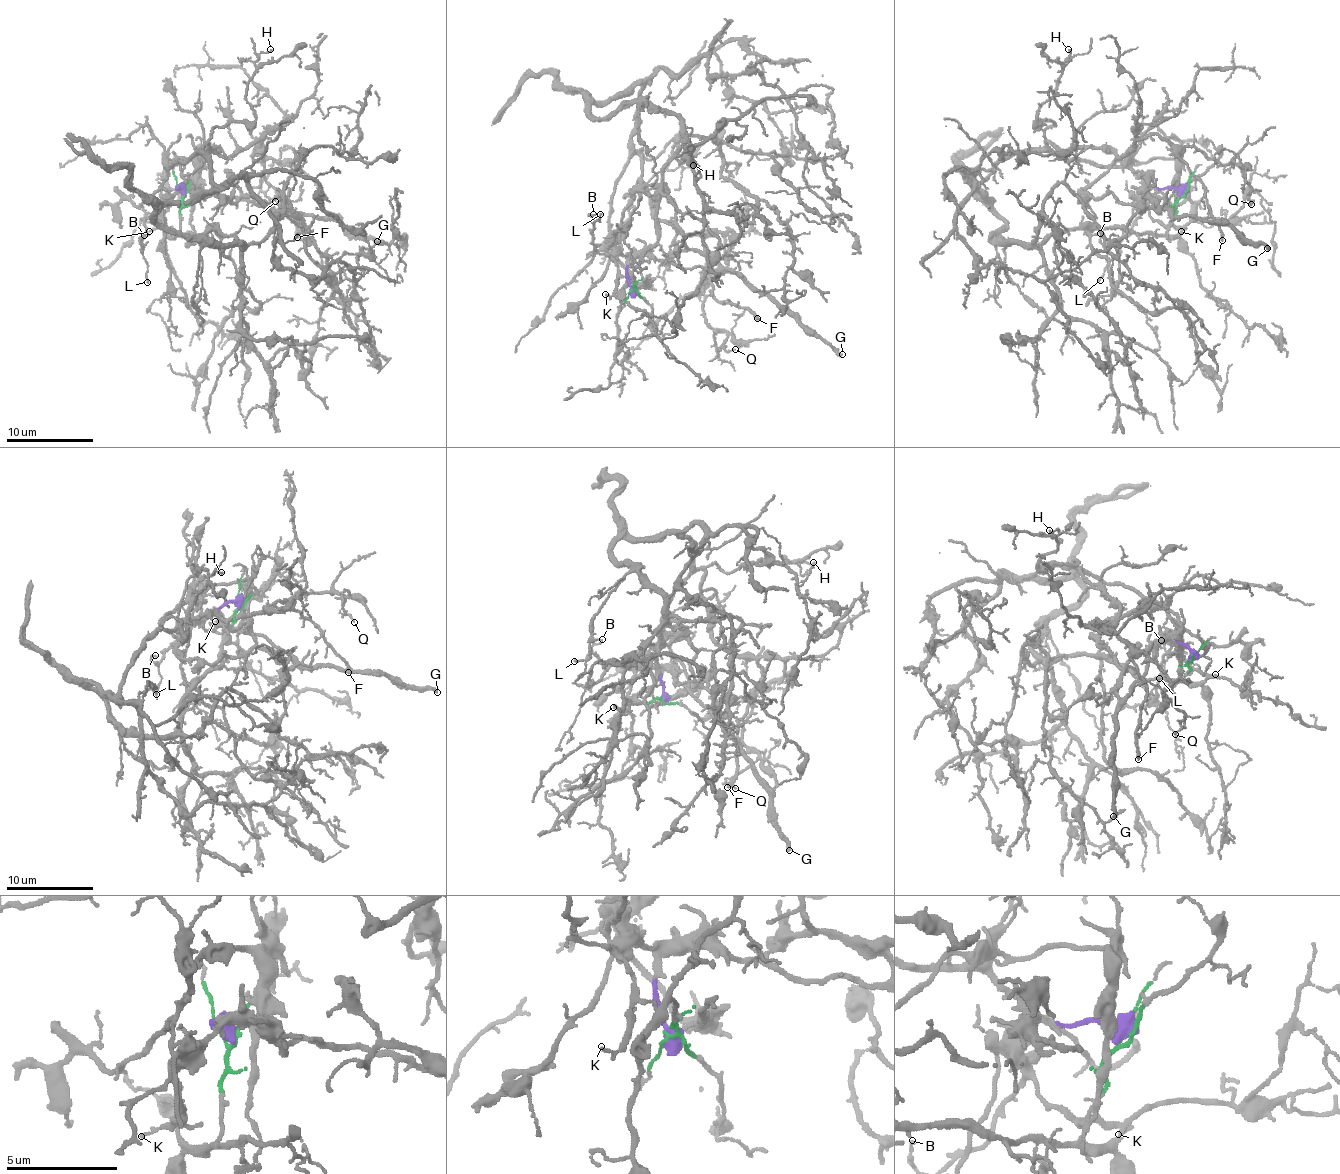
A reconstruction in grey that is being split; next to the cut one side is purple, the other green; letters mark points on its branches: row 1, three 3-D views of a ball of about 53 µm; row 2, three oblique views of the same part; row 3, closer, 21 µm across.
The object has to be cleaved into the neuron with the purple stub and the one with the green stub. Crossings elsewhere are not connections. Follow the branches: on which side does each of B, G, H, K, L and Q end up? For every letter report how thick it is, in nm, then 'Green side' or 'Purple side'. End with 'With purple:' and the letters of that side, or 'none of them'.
B: Thickness 110 nm. Purple side
G: Thickness 320 nm. Purple side
H: Thickness 110 nm. Green side
K: Thickness 140 nm. Purple side
L: Thickness 130 nm. Purple side
Q: Thickness 110 nm. Green side
With purple: B, G, K, L

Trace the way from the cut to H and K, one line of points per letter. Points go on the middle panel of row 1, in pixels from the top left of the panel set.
H: (632, 290), (682, 124), (591, 106), (639, 84), (633, 150), (682, 137), (671, 155), (693, 165)
K: (632, 290), (627, 281), (627, 257), (616, 256), (612, 260), (618, 267), (616, 286), (610, 295), (606, 293)

